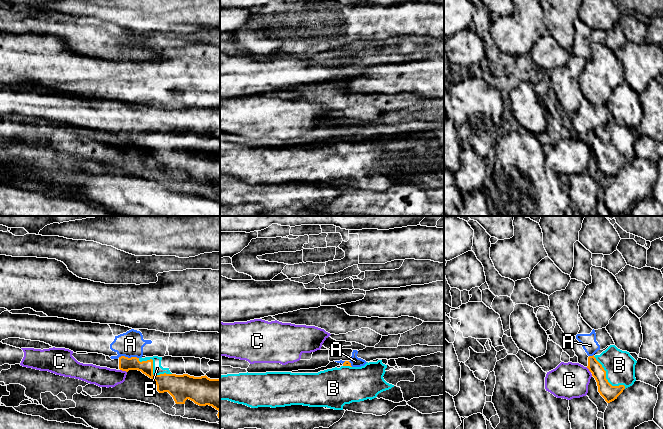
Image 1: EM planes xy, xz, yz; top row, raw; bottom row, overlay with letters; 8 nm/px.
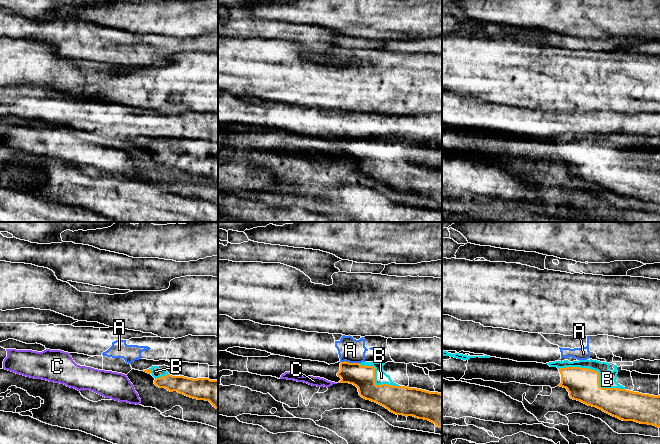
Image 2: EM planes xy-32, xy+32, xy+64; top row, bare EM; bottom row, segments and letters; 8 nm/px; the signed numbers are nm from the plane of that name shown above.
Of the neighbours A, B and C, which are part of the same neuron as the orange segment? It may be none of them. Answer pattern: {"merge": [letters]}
{"merge": ["B"]}

